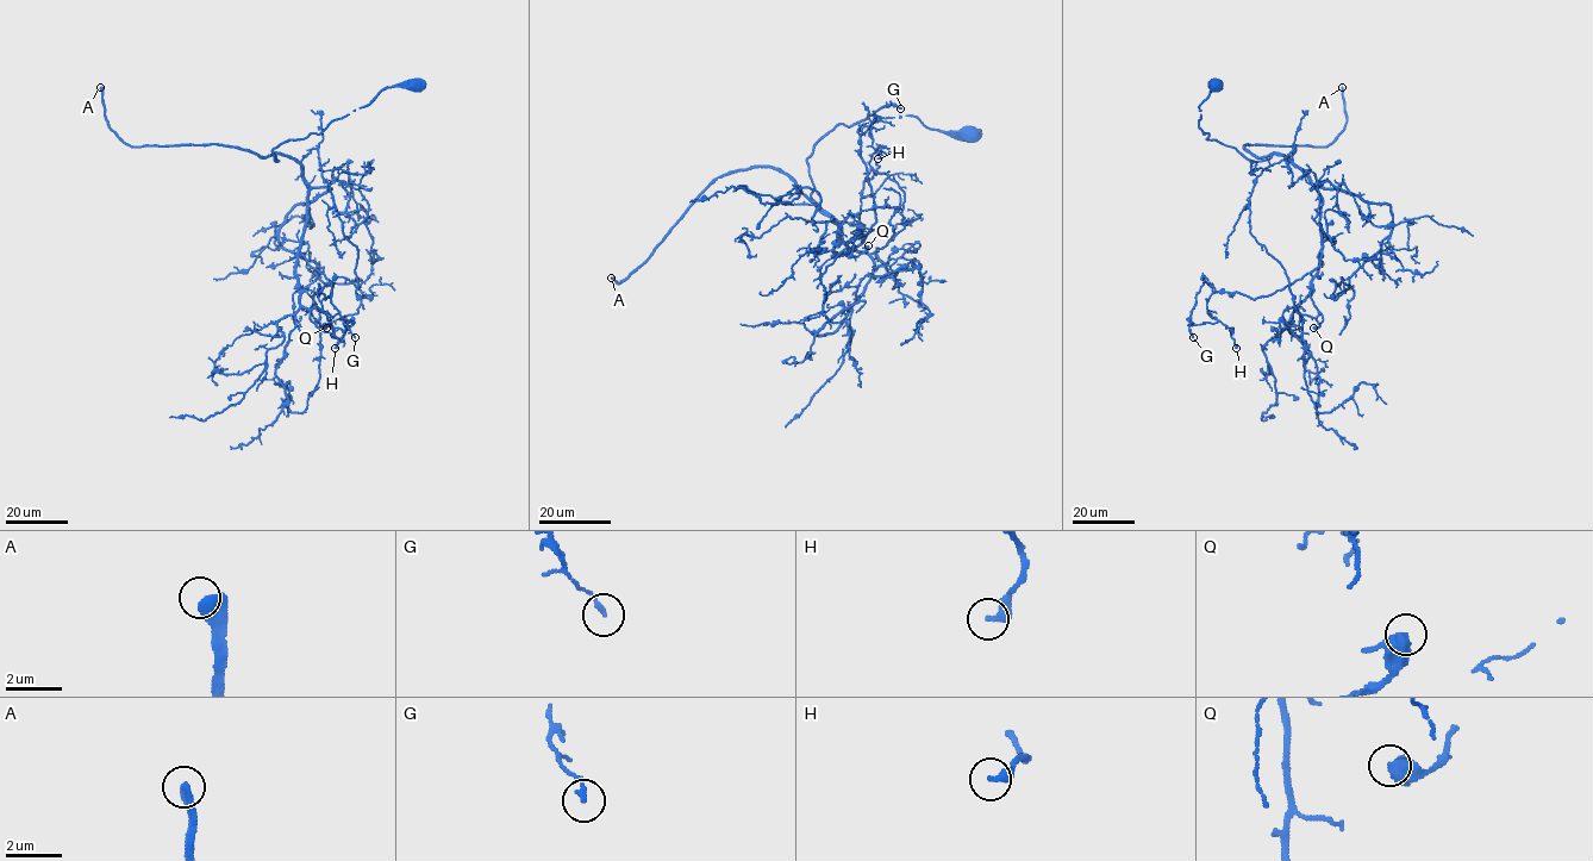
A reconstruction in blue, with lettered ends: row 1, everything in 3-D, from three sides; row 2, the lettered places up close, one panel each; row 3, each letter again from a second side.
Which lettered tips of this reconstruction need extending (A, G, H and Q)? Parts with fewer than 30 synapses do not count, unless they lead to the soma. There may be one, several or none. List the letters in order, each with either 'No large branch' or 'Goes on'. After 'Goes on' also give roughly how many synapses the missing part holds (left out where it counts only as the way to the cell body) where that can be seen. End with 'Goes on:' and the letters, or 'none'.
A: Goes on. Roughly 400 synapses
G: No large branch
H: No large branch
Q: No large branch
Goes on: A

